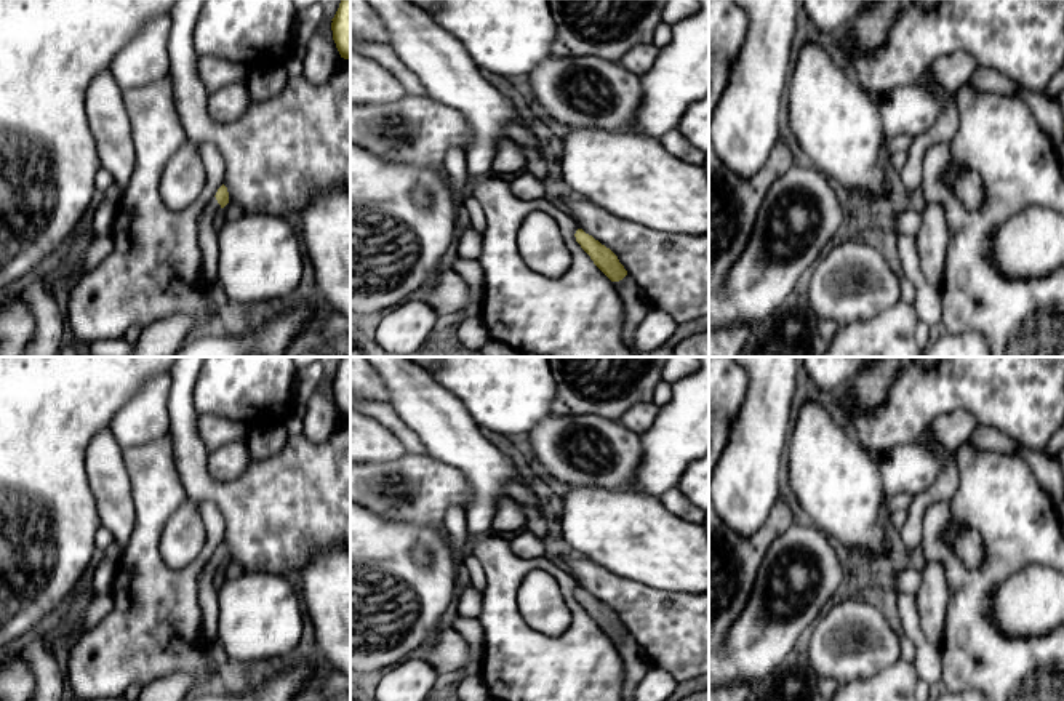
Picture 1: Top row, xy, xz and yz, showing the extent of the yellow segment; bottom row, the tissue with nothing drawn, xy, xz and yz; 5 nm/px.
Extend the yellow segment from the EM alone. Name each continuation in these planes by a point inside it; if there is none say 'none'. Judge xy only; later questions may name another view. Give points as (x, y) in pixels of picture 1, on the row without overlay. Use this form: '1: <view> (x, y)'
1: xy (208, 596)

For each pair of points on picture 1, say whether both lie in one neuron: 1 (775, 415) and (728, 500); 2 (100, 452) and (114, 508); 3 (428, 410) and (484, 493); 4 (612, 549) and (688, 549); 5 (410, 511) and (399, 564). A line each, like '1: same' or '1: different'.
1: same
2: same
3: same
4: same
5: different

